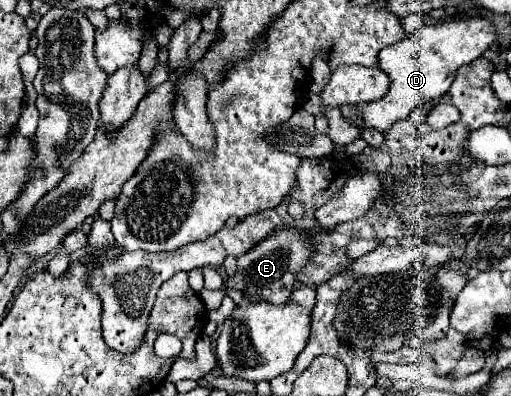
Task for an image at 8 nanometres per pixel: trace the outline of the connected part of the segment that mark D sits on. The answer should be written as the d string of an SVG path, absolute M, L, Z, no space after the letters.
M457 19L451 23L423 25L419 31L407 35L407 39L385 47L379 53L381 71L391 77L391 87L385 97L359 105L359 113L363 117L365 127L373 127L377 131L389 129L395 121L405 119L417 105L437 99L447 93L451 87L455 73L461 65L471 63L481 57L495 43L495 27L487 19Z

